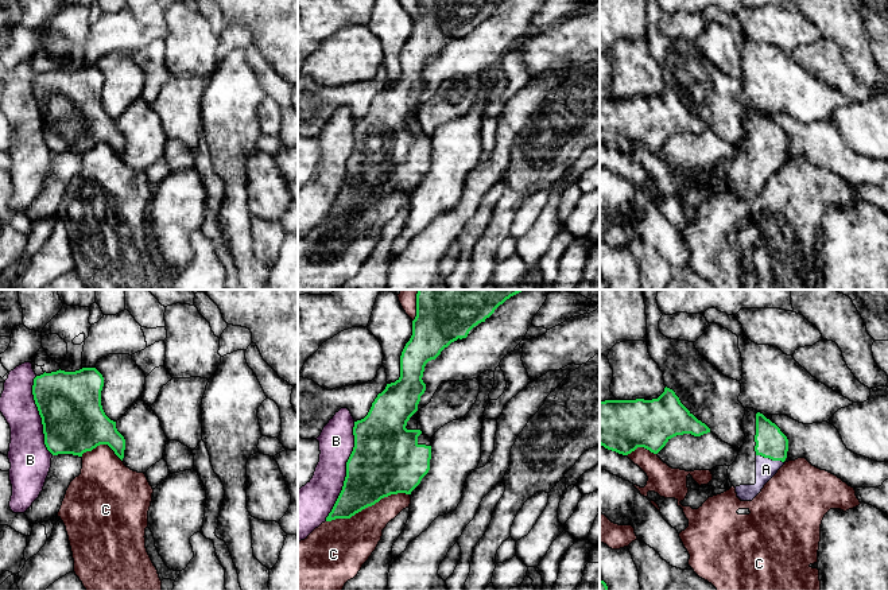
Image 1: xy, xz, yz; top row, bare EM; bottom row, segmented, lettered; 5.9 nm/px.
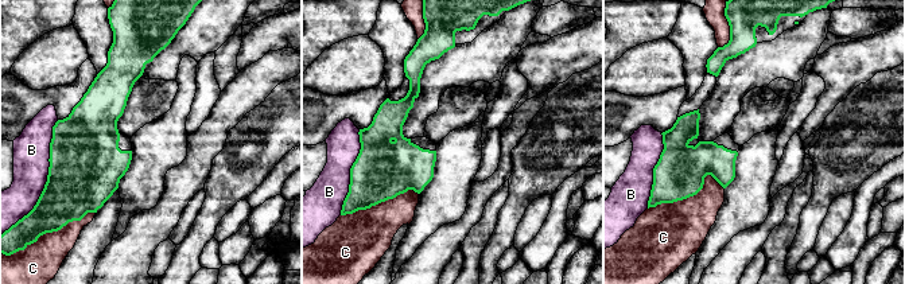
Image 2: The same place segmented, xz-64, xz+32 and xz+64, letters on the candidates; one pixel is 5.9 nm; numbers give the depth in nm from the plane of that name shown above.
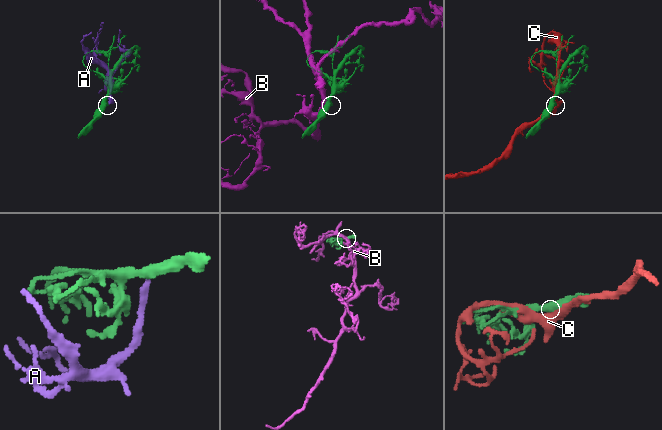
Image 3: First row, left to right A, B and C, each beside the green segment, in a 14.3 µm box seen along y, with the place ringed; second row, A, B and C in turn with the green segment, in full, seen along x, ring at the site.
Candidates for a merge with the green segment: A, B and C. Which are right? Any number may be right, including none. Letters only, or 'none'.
A

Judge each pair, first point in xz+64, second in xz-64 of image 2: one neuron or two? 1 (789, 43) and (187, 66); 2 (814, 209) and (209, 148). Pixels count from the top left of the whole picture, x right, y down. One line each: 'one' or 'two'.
1: two
2: two

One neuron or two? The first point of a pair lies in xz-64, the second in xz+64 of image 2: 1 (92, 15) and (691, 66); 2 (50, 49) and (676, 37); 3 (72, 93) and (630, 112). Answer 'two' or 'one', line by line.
1: one
2: two
3: one

